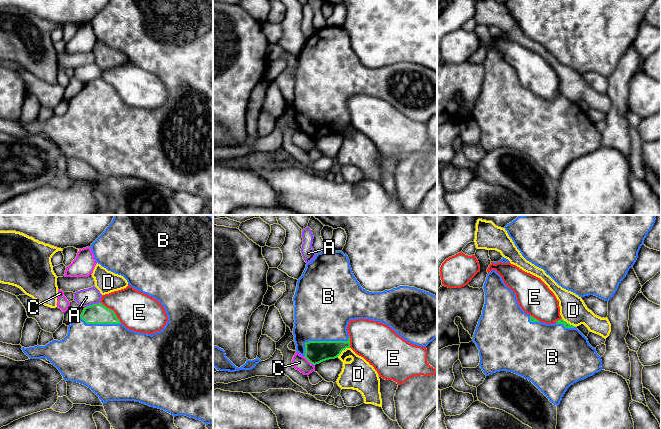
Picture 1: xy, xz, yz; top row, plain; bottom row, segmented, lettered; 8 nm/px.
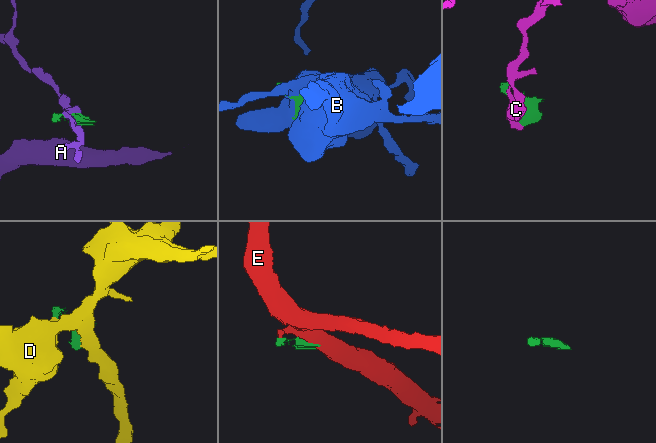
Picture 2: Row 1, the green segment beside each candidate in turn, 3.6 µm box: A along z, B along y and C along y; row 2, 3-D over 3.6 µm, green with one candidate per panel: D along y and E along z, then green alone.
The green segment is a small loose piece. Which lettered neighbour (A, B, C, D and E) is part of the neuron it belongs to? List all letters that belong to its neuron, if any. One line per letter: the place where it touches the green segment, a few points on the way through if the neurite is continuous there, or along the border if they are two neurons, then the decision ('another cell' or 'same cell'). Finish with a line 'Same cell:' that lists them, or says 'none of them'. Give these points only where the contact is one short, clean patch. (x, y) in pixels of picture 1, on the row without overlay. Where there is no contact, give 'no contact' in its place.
A: contact xy (93, 80); another cell
B: contact xz (320, 117); same cell
C: contact xz (309, 137); another cell
D: contact xz (342, 126); another cell
E: contact xy (113, 87); another cell
Same cell: B

